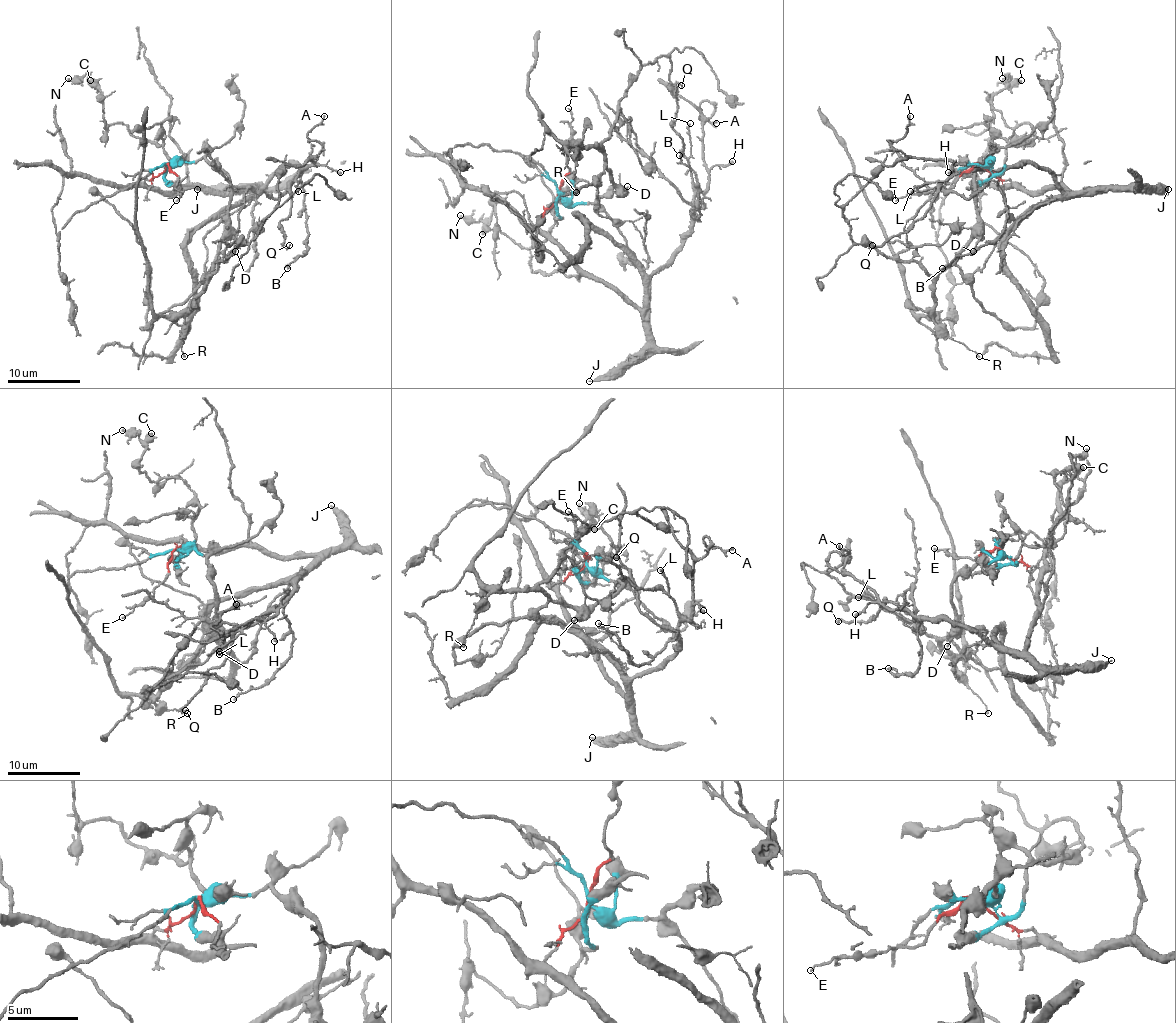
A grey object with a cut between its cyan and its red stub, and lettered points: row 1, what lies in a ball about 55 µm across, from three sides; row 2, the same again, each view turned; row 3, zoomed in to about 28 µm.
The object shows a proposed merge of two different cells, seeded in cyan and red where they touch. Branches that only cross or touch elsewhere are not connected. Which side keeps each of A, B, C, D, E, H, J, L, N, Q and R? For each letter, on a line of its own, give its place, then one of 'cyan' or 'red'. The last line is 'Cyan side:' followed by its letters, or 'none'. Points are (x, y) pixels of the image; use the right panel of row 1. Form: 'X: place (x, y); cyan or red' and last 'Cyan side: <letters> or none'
A: place (910, 116); red
B: place (942, 268); red
C: place (1021, 80); cyan
D: place (973, 251); cyan
E: place (895, 200); red
H: place (948, 172); red
J: place (1168, 189); red
L: place (910, 191); red
N: place (1002, 78); cyan
Q: place (872, 245); red
R: place (979, 356); cyan
Cyan side: C, D, N, R

